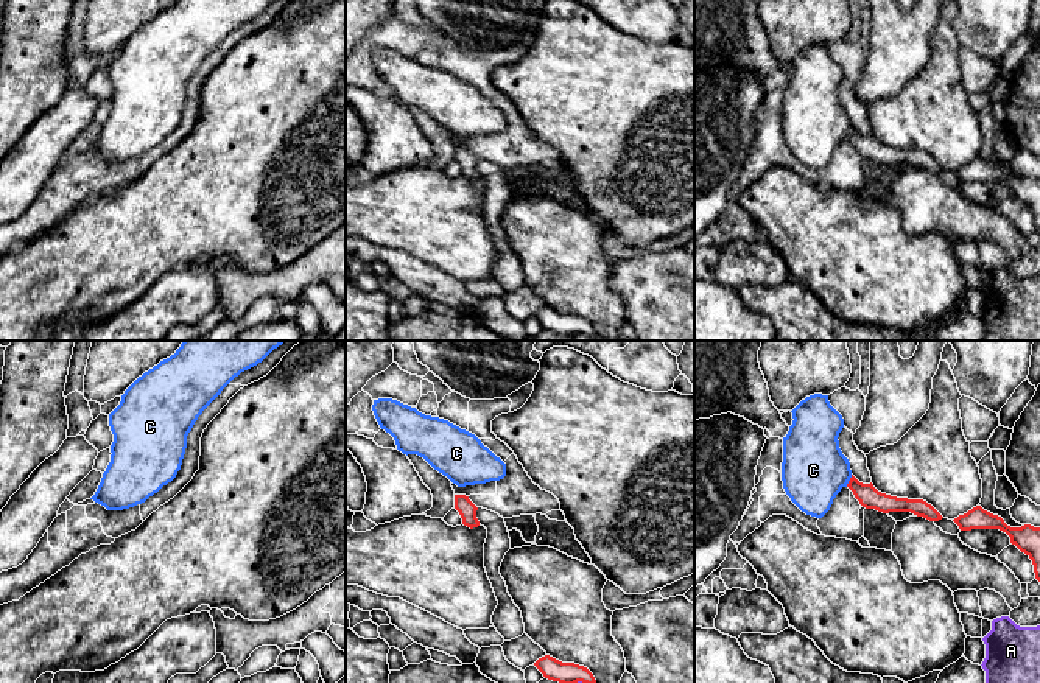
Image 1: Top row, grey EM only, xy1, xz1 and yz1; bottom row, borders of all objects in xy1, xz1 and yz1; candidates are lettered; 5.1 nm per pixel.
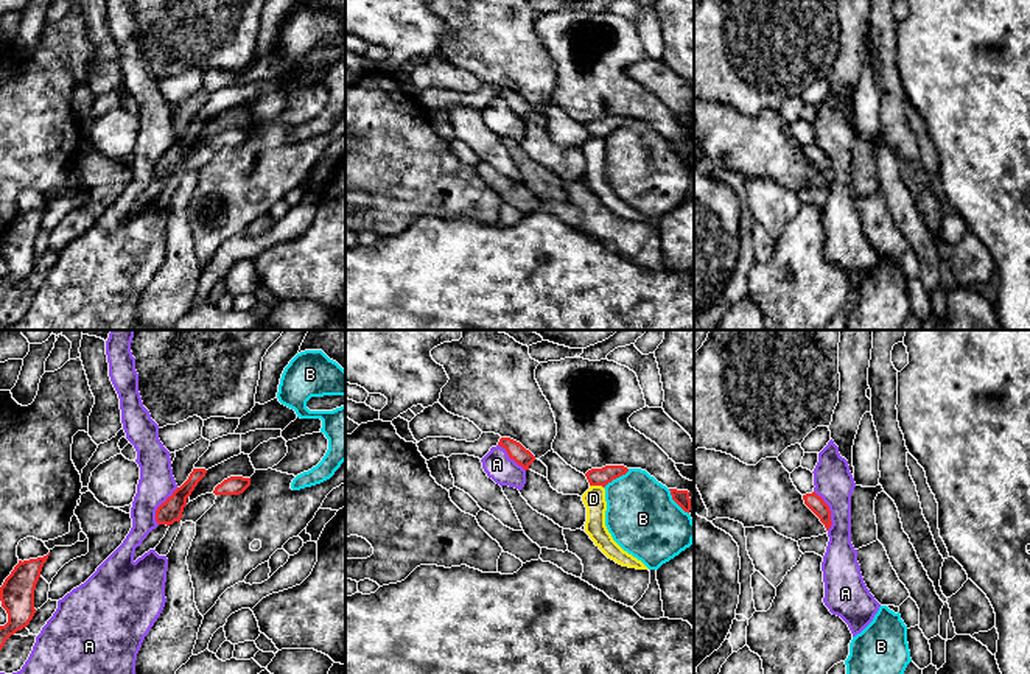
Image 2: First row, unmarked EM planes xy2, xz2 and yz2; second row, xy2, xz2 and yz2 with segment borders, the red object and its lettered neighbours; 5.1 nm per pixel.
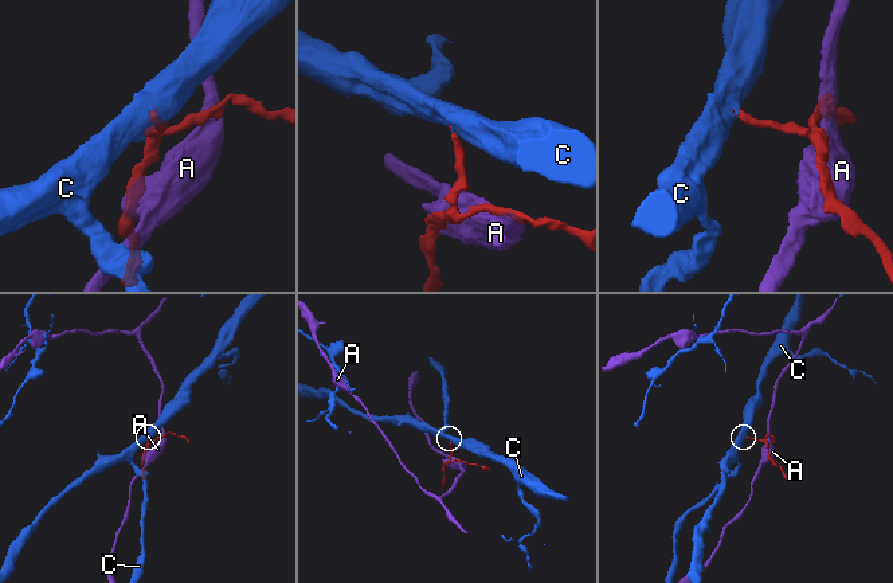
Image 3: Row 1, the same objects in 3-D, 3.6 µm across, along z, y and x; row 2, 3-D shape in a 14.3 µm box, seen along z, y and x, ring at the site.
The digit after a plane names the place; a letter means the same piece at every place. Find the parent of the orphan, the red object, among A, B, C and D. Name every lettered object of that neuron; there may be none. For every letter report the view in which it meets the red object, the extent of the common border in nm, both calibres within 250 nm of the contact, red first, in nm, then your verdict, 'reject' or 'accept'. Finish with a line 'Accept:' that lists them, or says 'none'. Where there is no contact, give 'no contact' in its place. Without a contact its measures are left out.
A: meets red in yz2; contact 220 nm long; 90 nm thick on the red side, 200 nm on the other; reject
B: meets red in xz2; contact 170 nm long; 100 nm thick on the red side, 360 nm on the other; reject
C: meets red in yz1; contact 70 nm long; 110 nm thick on the red side, 340 nm on the other; accept
D: meets red in xz2; contact 70 nm long; 100 nm thick on the red side, 110 nm on the other; reject
Accept: C

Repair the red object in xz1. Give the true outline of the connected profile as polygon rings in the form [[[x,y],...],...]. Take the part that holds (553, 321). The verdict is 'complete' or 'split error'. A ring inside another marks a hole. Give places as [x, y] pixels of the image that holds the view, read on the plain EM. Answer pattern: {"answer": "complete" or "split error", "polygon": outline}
{"answer": "complete", "polygon": [[[550,306],[539,310],[534,317],[548,331],[564,336],[574,336],[578,333],[582,333],[596,339],[596,331],[593,325],[584,317],[574,314],[562,314]]]}

